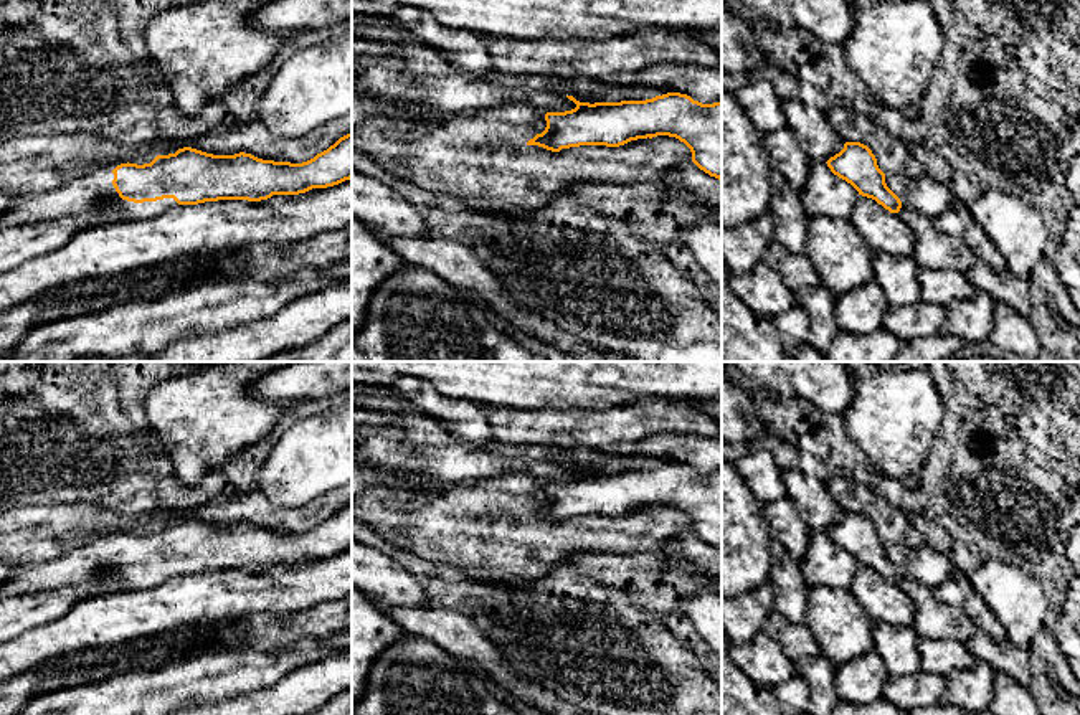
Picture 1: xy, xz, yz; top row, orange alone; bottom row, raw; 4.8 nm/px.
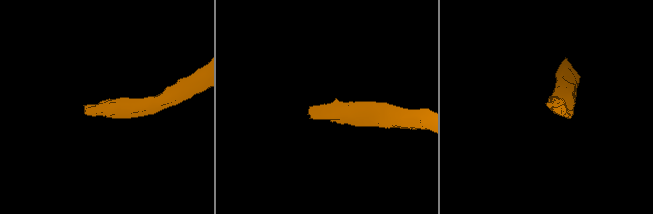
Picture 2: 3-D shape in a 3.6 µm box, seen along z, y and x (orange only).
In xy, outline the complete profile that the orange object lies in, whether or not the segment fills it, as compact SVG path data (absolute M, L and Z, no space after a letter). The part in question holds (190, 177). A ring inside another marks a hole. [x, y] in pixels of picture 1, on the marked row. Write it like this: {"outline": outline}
{"outline": "M352 132L327 150L302 163L263 160L251 154L213 155L192 147L157 155L150 163L109 163L71 180L56 190L31 192L0 215L0 231L10 226L51 223L83 213L97 213L104 225L149 220L178 205L198 205L218 200L261 201L272 195L299 195L312 188L327 188L352 178Z"}

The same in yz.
{"outline": "M846 142L844 149L826 163L834 175L850 183L859 195L875 200L890 213L900 211L902 201L887 187L885 173L879 168L877 159L867 145Z"}

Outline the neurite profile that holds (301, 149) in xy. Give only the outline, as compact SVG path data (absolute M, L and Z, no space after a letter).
M352 112L335 117L322 127L296 139L282 139L272 134L261 119L234 121L210 127L192 149L213 155L251 154L263 160L302 163L327 150L340 137L352 132Z

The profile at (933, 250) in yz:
M902 205L897 215L912 230L912 258L918 268L956 269L966 274L976 264L973 249L961 238L936 230L933 218L907 205Z

